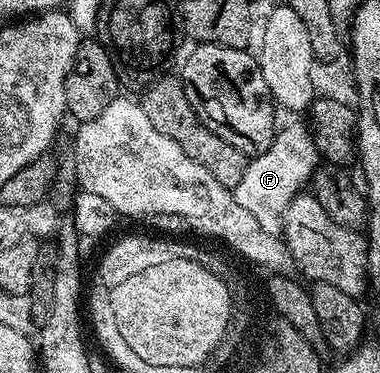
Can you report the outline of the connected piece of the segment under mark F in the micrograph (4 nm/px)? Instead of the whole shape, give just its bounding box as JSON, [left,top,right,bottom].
[231,122,319,236]

